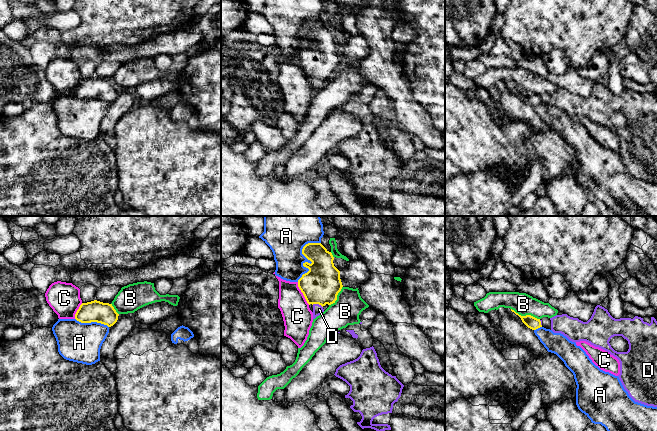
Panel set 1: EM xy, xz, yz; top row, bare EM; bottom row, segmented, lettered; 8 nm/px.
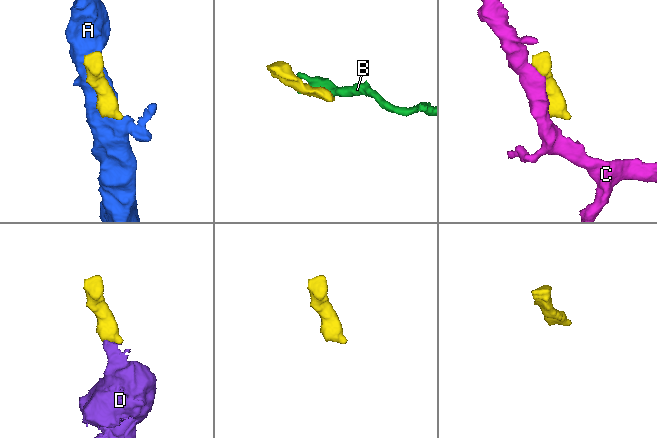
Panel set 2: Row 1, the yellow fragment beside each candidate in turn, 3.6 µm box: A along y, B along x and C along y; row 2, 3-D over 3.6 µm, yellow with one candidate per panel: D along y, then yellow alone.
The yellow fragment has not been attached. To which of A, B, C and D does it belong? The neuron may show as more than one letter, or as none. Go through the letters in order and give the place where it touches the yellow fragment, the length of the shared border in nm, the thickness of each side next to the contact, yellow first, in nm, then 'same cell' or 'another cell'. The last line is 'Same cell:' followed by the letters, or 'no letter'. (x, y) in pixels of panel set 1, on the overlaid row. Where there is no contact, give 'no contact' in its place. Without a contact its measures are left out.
A: xz (305, 256) | 380 nm | 300/360 nm | another cell
B: yz (526, 315) | 240 nm | 100/170 nm | another cell
C: xz (302, 292) | 200 nm | 300/240 nm | another cell
D: xz (317, 303) | 90 nm | 300/80 nm | same cell
Same cell: D

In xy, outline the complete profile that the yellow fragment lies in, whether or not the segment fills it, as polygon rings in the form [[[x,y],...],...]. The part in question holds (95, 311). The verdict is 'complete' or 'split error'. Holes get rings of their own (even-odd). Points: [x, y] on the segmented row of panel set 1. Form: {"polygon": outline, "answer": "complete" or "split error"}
{"polygon": [[[94,300],[82,303],[75,314],[75,319],[81,323],[97,322],[111,327],[117,322],[118,316],[112,304]]], "answer": "complete"}

